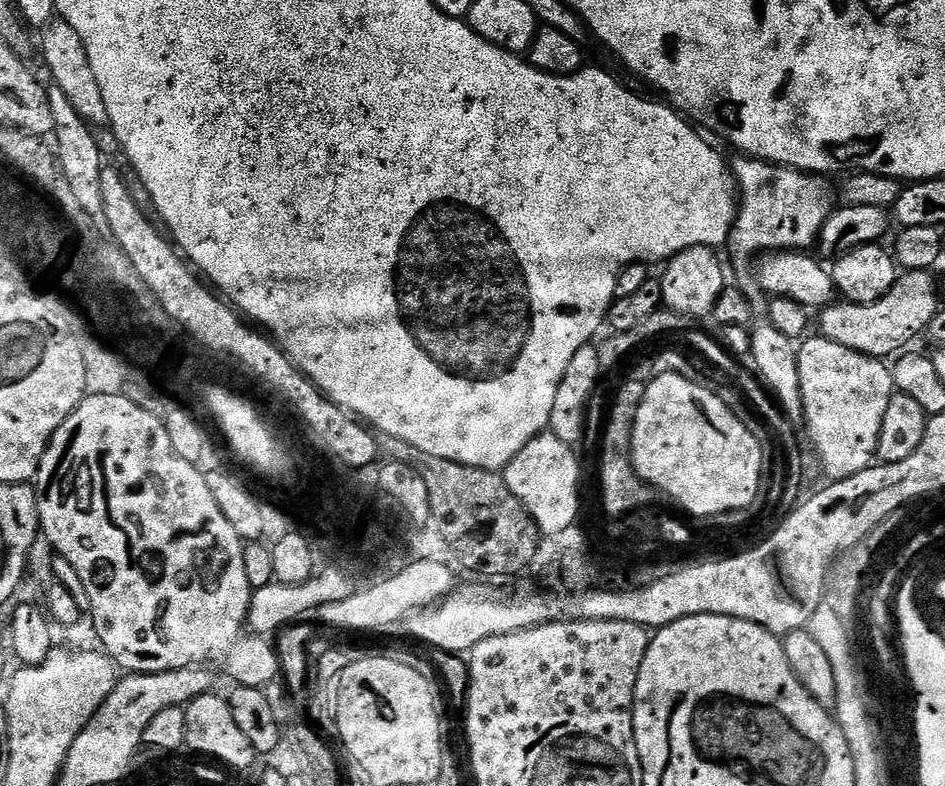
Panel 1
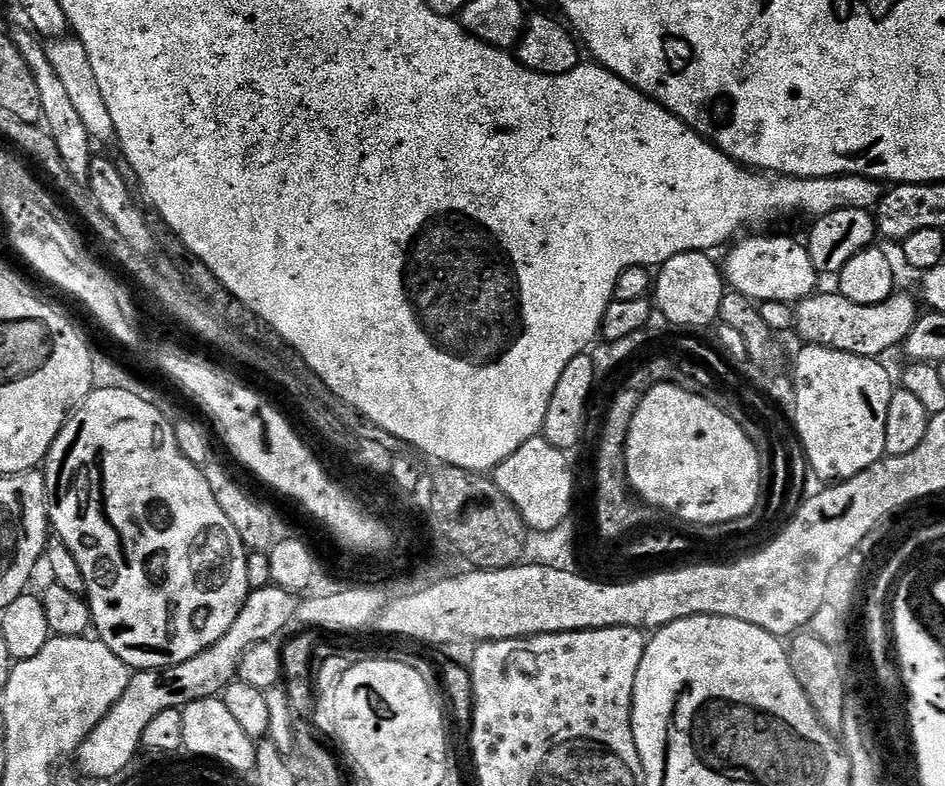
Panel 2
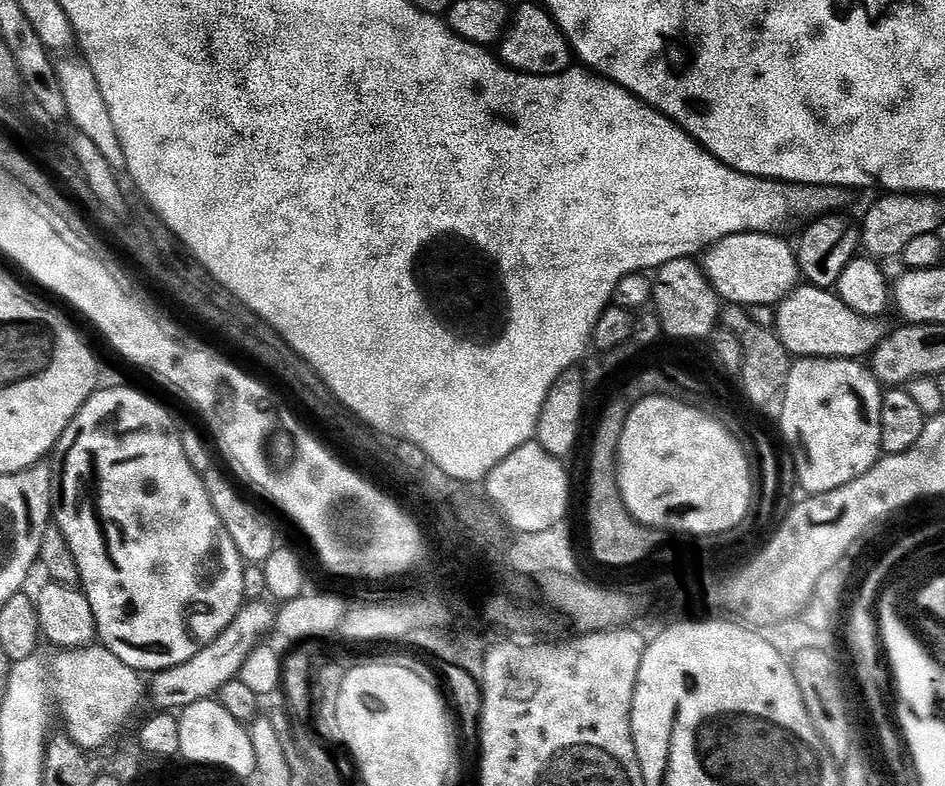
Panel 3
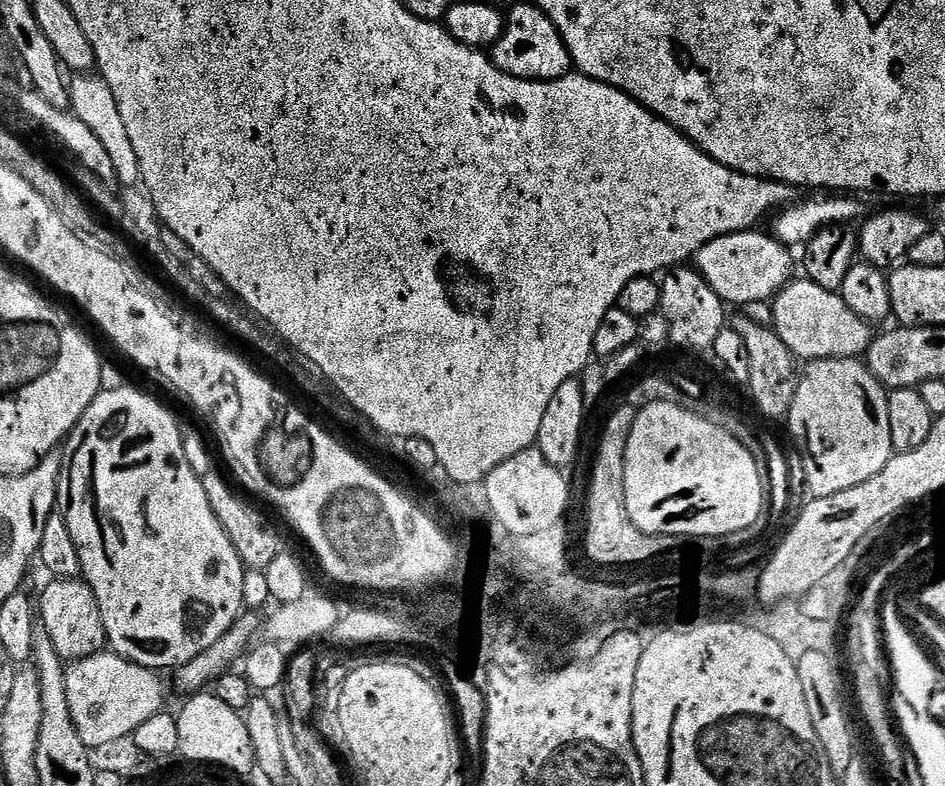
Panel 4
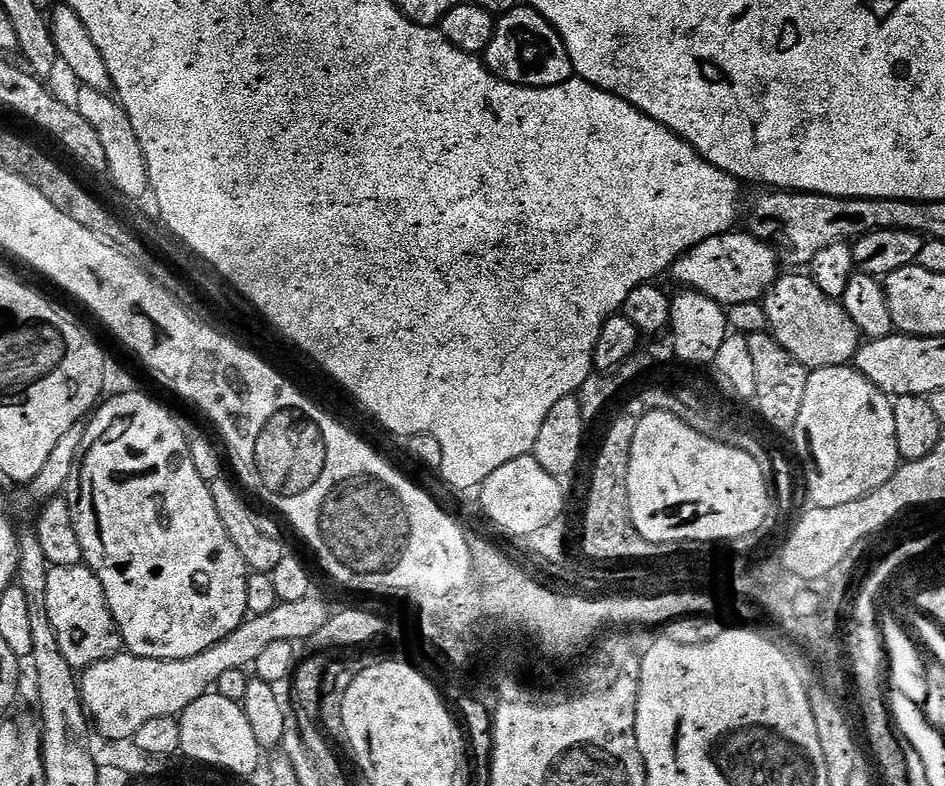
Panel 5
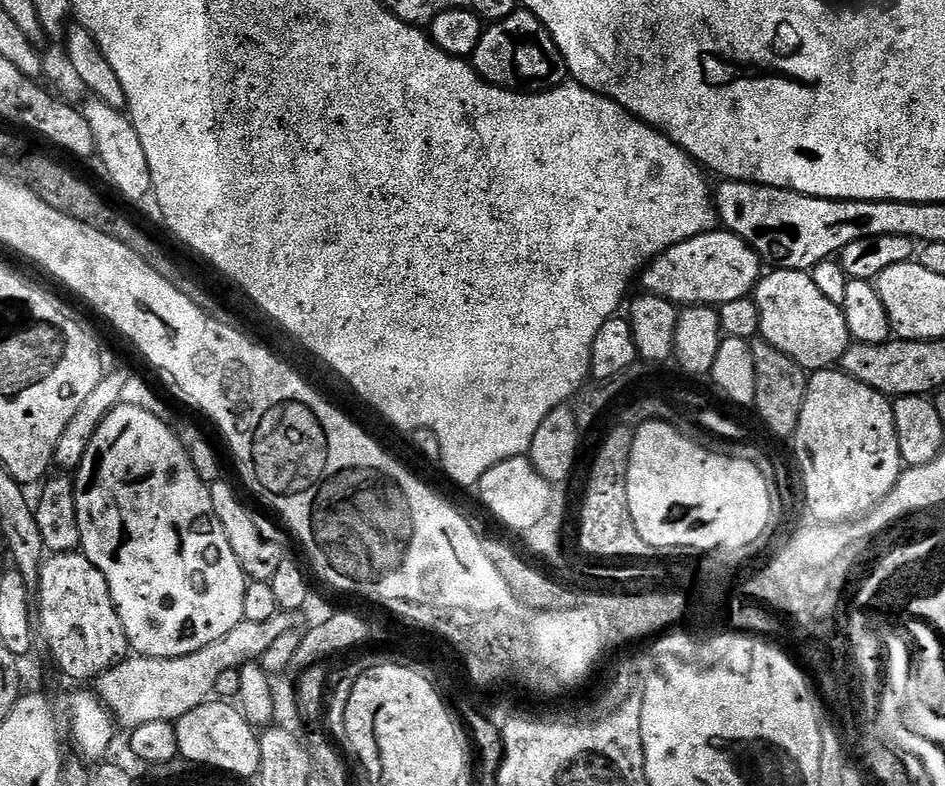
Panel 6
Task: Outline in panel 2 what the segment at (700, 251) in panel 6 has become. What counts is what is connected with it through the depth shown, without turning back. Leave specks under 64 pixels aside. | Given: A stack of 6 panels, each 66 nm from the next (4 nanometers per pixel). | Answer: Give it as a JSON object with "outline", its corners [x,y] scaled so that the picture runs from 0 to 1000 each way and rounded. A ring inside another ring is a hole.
{"outline":[[[796,300],[785,307],[771,323],[770,332],[765,332],[764,350],[774,370],[784,372],[789,379],[801,384],[832,384],[841,389],[865,370],[866,347],[861,344],[861,333],[857,333],[854,314],[834,300]]]}

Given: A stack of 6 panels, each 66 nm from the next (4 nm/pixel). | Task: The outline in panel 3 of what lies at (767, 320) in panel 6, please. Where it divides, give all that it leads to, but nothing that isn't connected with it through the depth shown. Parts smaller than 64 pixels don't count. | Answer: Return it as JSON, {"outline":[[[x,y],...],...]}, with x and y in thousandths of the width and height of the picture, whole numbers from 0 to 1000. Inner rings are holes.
{"outline":[[[843,365],[825,383],[821,392],[821,407],[821,426],[842,455],[869,453],[879,458],[910,458],[922,454],[938,429],[934,406],[899,394],[899,389],[895,389],[884,370],[874,366]]]}

